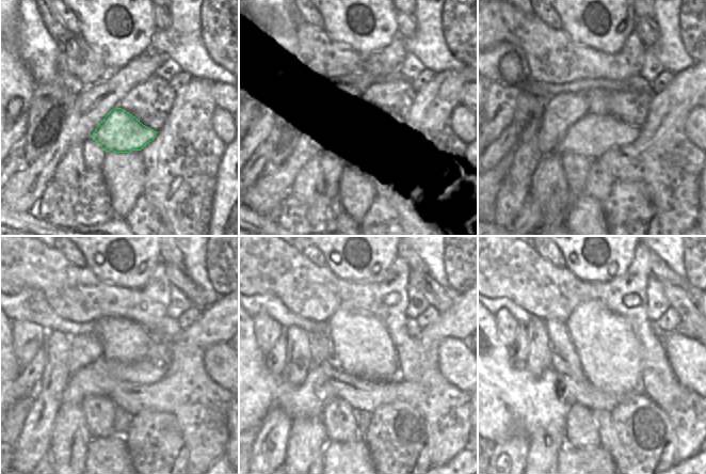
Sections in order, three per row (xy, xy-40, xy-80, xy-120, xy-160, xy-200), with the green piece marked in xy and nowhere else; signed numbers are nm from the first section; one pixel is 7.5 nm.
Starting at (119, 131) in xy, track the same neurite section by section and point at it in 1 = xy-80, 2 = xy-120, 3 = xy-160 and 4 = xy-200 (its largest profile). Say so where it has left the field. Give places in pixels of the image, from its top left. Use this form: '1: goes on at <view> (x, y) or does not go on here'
1: goes on at xy-80 (594, 135)
2: goes on at xy-120 (98, 378)
3: goes on at xy-160 (260, 391)
4: goes on at xy-200 (499, 400)

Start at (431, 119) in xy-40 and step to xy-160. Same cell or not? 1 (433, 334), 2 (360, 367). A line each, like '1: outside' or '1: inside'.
1: inside
2: outside

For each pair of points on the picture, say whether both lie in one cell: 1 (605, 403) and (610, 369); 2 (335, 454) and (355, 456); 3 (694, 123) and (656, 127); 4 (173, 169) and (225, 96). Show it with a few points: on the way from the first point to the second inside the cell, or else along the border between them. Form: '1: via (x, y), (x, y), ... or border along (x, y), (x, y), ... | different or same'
1: border along (587, 378), (604, 393), (619, 400) | different
2: via (340, 456), (350, 456) | same
3: border along (694, 106), (684, 126), (685, 136), (694, 146) | different
4: border along (211, 82), (210, 95), (217, 107) | different

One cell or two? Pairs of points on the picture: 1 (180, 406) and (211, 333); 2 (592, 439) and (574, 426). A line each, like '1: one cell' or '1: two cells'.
1: one cell
2: one cell

